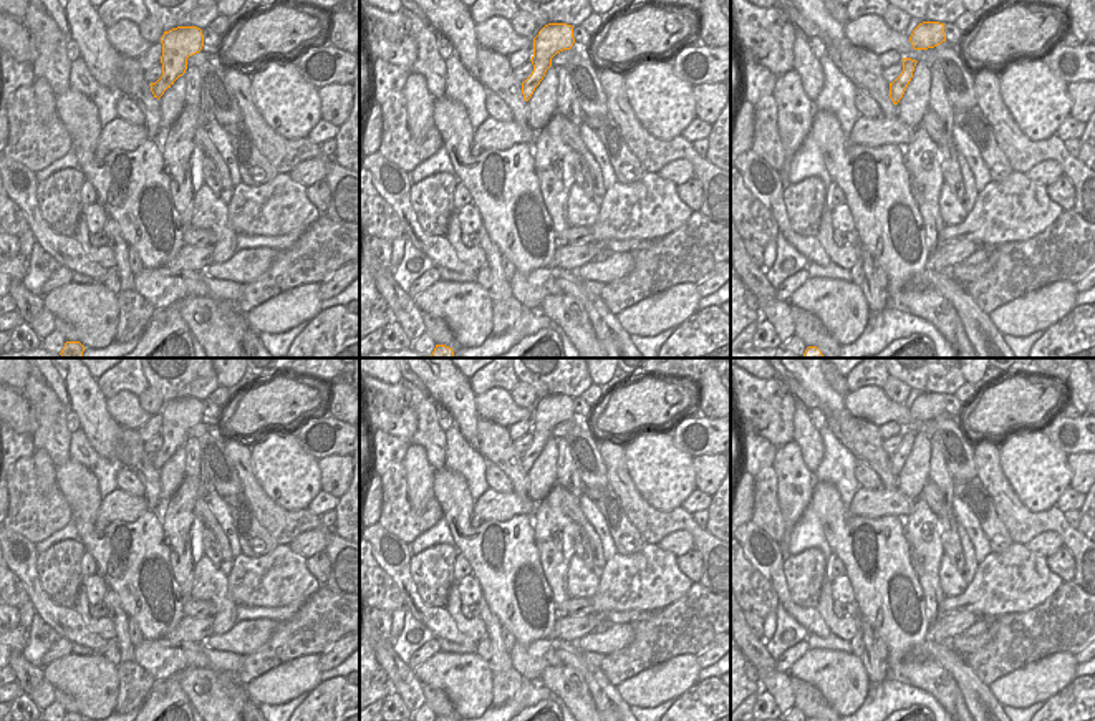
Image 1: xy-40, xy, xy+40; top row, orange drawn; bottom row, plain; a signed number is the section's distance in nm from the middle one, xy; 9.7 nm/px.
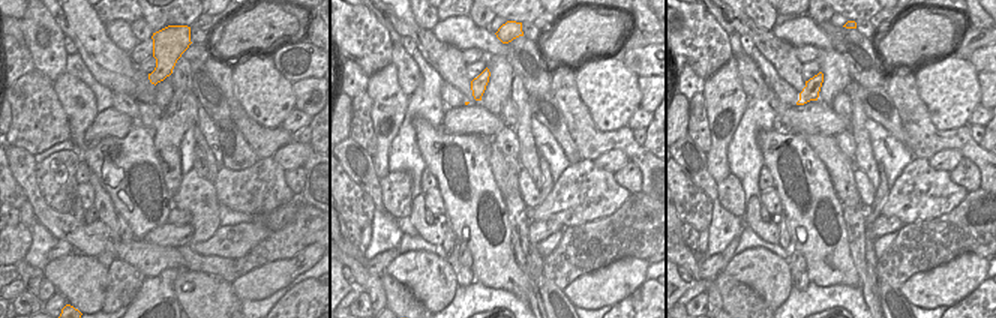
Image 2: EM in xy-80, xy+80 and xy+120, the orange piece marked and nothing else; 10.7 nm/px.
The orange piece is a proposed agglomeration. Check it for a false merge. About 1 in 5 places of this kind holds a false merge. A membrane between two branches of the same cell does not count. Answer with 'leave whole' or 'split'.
leave whole

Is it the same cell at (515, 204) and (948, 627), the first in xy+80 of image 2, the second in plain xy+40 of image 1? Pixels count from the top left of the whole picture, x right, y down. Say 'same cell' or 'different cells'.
different cells

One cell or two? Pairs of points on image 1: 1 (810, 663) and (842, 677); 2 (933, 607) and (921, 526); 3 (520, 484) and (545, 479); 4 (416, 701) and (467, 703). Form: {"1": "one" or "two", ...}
{"1": "one", "2": "one", "3": "two", "4": "two"}

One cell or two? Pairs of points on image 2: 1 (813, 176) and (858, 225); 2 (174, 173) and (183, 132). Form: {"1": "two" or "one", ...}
{"1": "two", "2": "one"}

